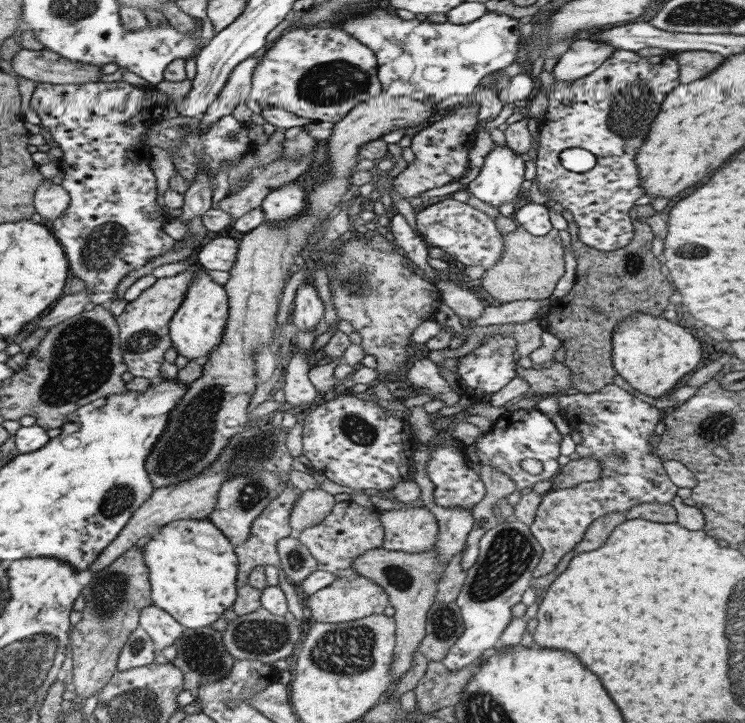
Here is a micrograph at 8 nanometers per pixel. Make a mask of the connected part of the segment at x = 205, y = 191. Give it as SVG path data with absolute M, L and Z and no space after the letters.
M197 171L195 181L182 194L183 206L175 220L187 223L193 218L201 217L207 209L211 208L211 181L209 175L203 171Z

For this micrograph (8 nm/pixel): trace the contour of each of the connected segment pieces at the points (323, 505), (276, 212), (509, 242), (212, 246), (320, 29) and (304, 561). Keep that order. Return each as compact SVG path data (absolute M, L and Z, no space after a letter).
M323 490L301 491L297 500L293 501L289 513L289 526L292 532L300 532L319 524L329 514L334 504L333 495Z
M295 179L271 190L263 197L260 208L264 215L264 222L272 222L278 226L278 222L284 222L289 218L300 216L300 212L306 209L303 185Z
M517 226L516 230L503 236L500 255L497 263L485 269L481 276L483 293L499 303L551 298L551 292L564 274L561 240L555 228L544 236L532 236Z
M233 234L225 238L213 238L207 245L197 248L197 262L204 270L231 271L238 250L237 237Z
M334 25L293 27L283 31L261 55L259 63L253 68L251 88L245 104L255 114L260 114L262 107L271 106L312 122L338 123L356 104L379 94L381 86L376 70L373 52Z
M295 534L279 539L276 551L279 566L289 582L301 581L317 570L317 561L311 556L307 547L295 539Z

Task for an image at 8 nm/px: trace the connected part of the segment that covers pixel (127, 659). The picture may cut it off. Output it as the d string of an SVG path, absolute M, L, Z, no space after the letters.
M137 626L127 636L127 641L119 651L117 657L116 671L123 672L129 668L142 667L153 663L156 652L153 641L145 631Z

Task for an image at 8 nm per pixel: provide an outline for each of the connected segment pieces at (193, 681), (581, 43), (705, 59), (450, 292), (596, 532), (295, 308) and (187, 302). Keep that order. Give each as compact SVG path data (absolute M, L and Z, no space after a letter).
M210 626L197 629L184 628L172 645L177 653L170 663L182 672L182 690L187 690L192 694L199 686L221 679L233 667L234 658L224 649L222 633Z
M575 39L567 51L557 59L549 74L555 82L575 81L593 72L605 59L611 57L613 46L607 42L586 39Z
M704 50L679 51L674 58L679 65L680 84L689 84L689 82L703 78L705 74L709 74L723 62L723 56Z
M445 279L434 286L440 294L440 302L445 303L458 317L473 320L481 316L484 301L474 293L457 288Z
M609 512L598 516L586 528L583 538L572 548L573 556L579 552L597 550L605 542L609 533L625 519L625 512Z
M304 284L295 291L290 315L299 331L312 330L323 318L323 302L311 284Z
M204 270L194 273L194 280L185 293L183 302L175 310L168 322L168 335L172 347L177 355L185 357L187 361L203 358L211 352L211 348L220 345L223 329L227 320L227 294L222 286L212 282Z

